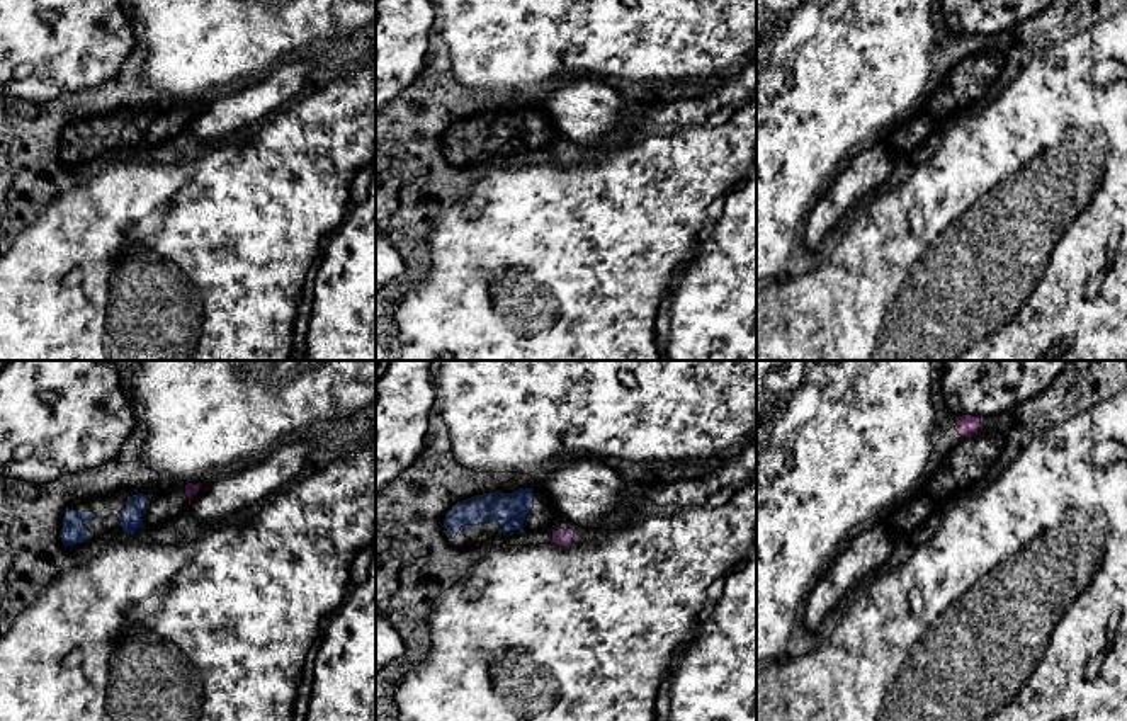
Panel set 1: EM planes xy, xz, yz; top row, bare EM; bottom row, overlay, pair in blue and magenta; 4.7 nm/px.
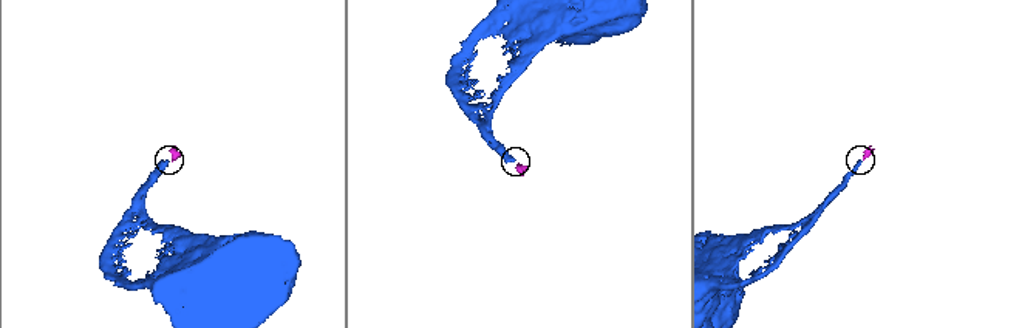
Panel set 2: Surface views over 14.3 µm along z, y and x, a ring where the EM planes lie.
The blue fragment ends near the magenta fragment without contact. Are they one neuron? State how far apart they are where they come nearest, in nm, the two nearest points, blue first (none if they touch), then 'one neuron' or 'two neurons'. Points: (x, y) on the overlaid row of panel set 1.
140 nm | xz (526, 519), (553, 531) | one neuron

